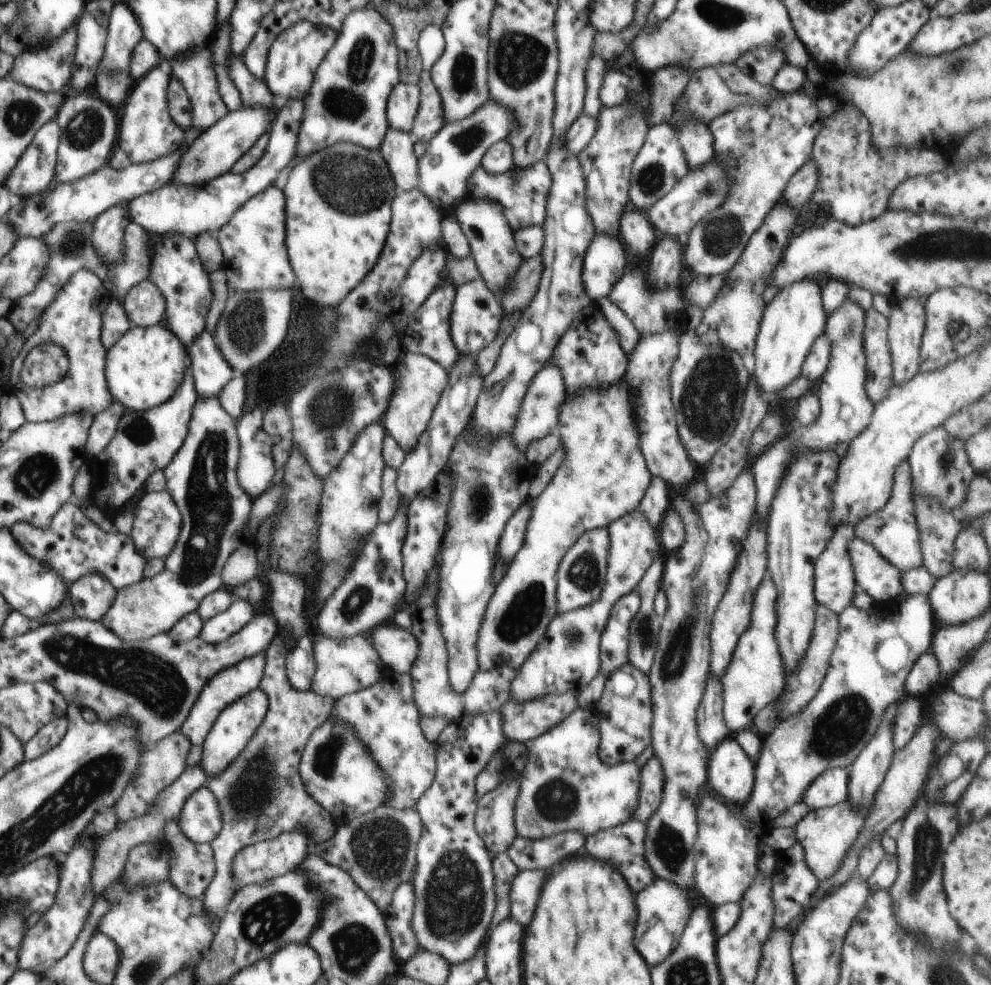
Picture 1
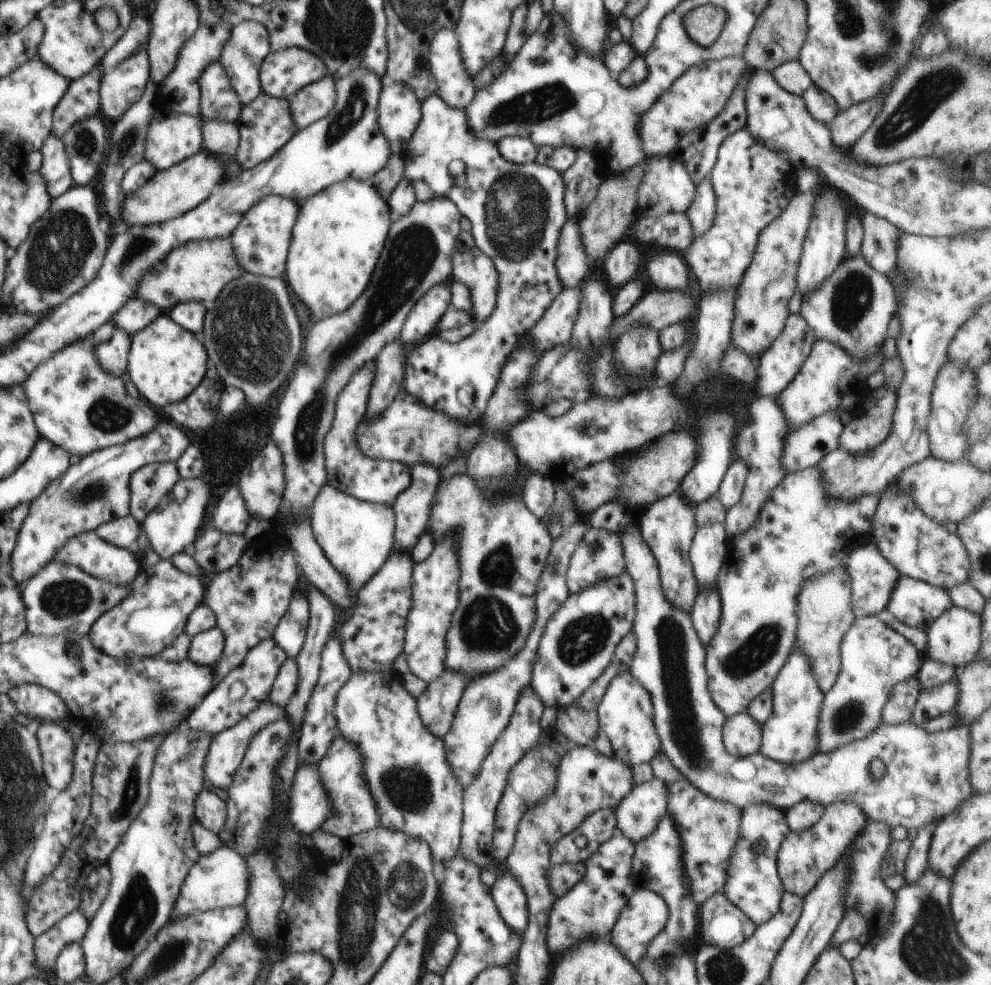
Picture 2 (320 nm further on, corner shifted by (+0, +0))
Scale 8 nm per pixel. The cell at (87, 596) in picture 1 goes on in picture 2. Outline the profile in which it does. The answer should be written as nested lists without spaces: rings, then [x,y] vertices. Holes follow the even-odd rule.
[[[96,531],[84,532],[68,539],[60,550],[56,550],[55,557],[80,567],[85,573],[100,580],[121,585],[134,581],[140,573],[141,567],[132,549],[117,547],[115,544],[100,538]]]

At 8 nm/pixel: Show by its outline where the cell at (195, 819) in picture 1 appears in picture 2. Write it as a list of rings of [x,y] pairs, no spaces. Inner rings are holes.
[[[204,790],[195,800],[195,820],[204,828],[219,833],[227,817],[227,804],[212,790]]]

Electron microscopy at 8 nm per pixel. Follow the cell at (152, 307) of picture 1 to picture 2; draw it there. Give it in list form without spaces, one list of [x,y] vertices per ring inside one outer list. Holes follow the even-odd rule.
[[[133,296],[112,315],[111,321],[133,337],[162,313],[152,303],[146,302],[138,296]]]

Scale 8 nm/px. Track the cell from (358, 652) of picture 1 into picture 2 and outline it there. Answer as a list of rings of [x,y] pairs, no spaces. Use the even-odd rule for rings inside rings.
[[[382,672],[382,673],[351,673],[348,682],[342,686],[336,697],[335,709],[333,712],[335,716],[339,735],[346,739],[346,742],[353,744],[355,747],[359,747],[360,754],[362,756],[362,762],[364,766],[364,778],[368,780],[368,788],[371,795],[374,797],[377,811],[379,814],[379,826],[391,831],[400,831],[412,838],[426,842],[431,848],[431,857],[434,862],[438,864],[445,864],[449,859],[452,859],[454,855],[459,852],[461,845],[461,828],[463,819],[463,788],[456,778],[456,775],[452,772],[451,766],[447,761],[447,754],[443,739],[436,738],[422,722],[420,715],[417,714],[416,699],[404,688],[399,681],[399,677],[394,672]]]

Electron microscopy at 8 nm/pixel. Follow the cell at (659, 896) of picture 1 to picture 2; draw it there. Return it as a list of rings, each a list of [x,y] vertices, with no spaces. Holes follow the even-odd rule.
[[[646,889],[636,890],[638,892],[630,896],[612,930],[612,944],[616,944],[632,964],[638,964],[644,956],[644,946],[666,925],[669,913],[659,894]]]

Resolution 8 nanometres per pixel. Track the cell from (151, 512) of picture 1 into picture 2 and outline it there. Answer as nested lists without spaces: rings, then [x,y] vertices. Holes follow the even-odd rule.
[[[202,478],[180,479],[172,490],[160,499],[159,505],[151,510],[142,522],[144,534],[152,545],[152,550],[160,555],[162,560],[171,559],[172,555],[180,554],[188,546],[195,544],[200,526],[207,522],[212,498],[210,486]]]

